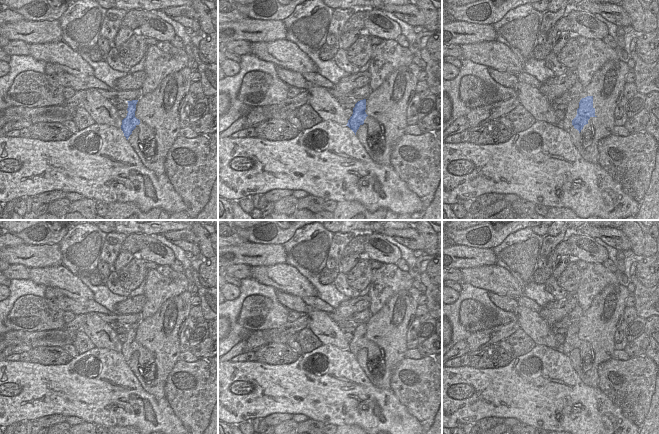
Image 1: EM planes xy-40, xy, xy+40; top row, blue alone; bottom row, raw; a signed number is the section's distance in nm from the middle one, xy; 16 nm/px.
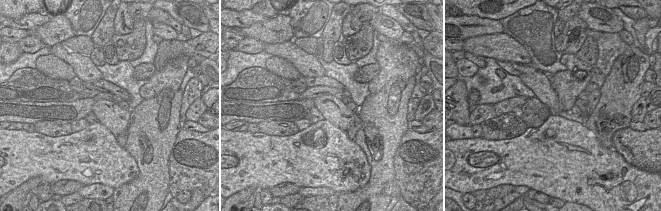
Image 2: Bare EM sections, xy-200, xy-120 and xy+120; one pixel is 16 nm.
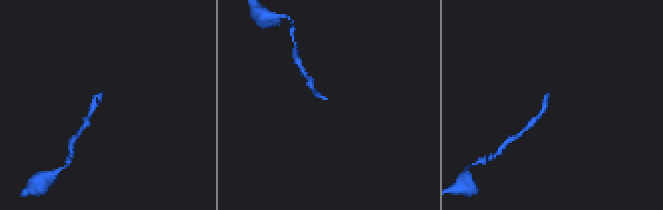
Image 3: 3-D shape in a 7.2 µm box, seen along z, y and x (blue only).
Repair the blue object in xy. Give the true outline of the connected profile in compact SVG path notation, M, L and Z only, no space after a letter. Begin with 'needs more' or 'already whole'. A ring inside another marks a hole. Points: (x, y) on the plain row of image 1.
already whole | M366 323L360 324L355 328L353 332L353 338L348 344L346 350L348 350L356 359L357 354L364 348L364 344L368 340L366 334Z

